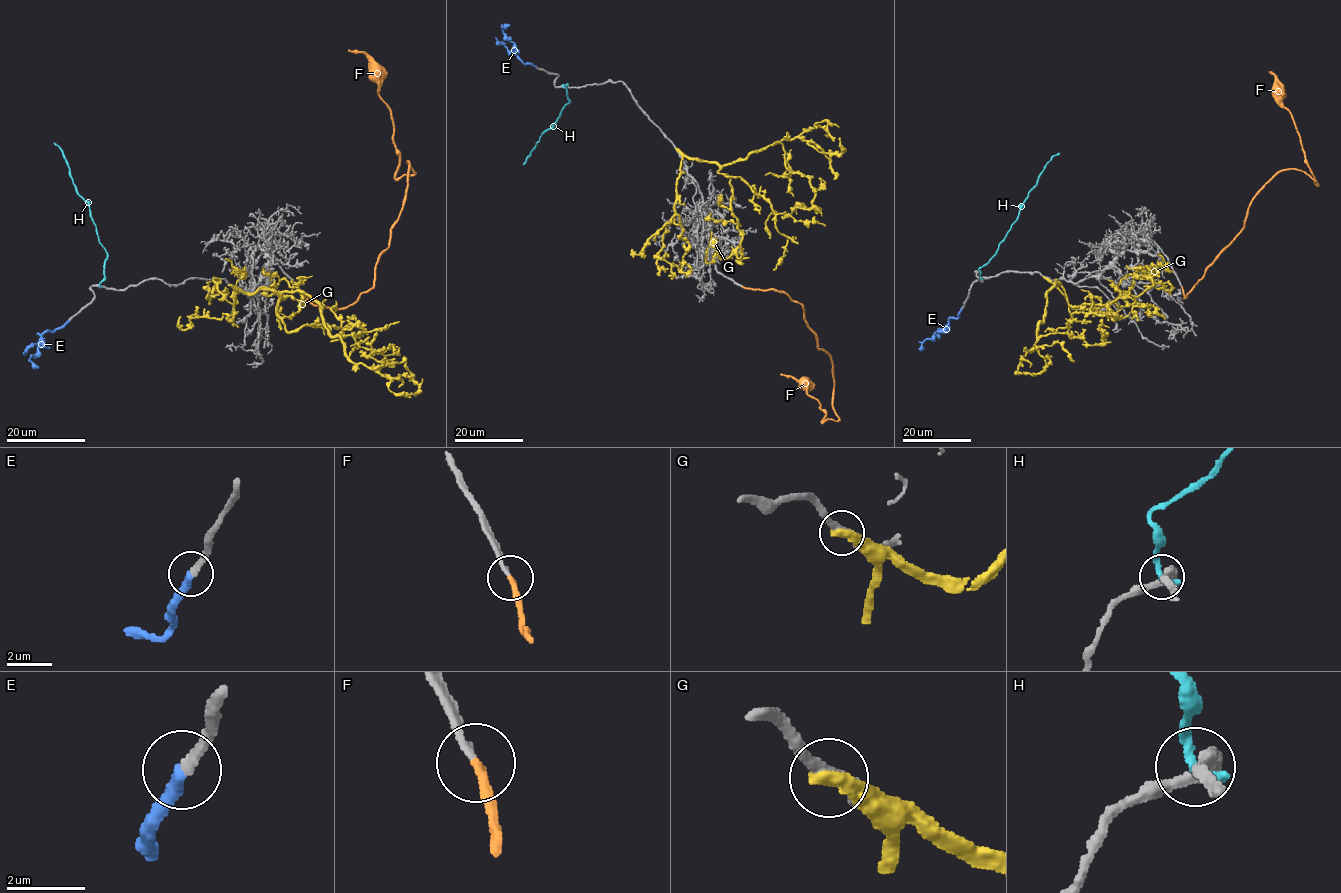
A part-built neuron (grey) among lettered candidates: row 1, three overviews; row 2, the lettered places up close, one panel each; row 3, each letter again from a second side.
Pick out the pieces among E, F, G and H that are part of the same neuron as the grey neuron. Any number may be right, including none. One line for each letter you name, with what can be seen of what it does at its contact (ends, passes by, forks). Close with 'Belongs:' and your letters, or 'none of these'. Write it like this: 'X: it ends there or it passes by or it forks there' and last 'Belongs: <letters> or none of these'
E: it ends there
F: it ends there
Belongs: E, F

